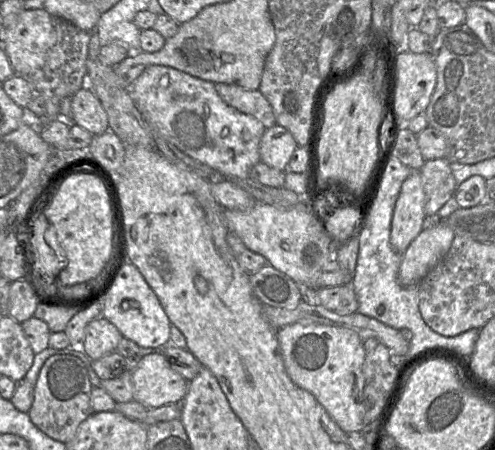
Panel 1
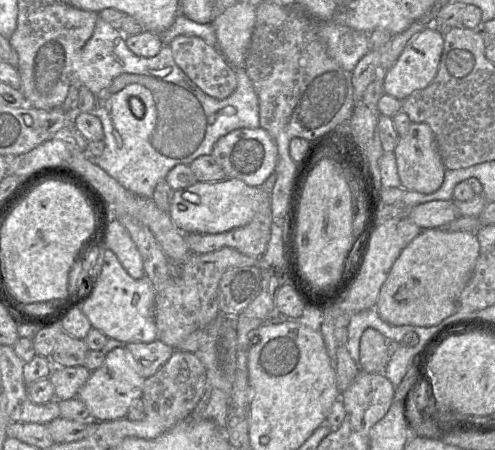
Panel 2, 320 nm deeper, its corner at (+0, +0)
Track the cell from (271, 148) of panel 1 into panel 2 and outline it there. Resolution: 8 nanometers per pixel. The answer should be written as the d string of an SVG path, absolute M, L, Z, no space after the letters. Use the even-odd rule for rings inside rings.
M259 126L255 129L235 129L221 137L215 143L211 156L222 167L227 178L237 178L249 186L260 187L275 171L278 151L269 133Z

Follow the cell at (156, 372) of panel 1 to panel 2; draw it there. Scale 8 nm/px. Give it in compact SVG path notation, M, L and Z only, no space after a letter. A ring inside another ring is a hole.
M125 346L117 347L105 355L105 360L99 368L91 371L76 397L87 406L91 420L112 421L126 417L131 404L141 398L144 382L145 379L132 366Z

